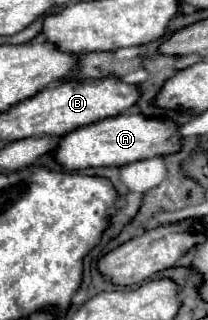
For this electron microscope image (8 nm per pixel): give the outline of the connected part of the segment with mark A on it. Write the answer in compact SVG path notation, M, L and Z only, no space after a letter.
M121 114L75 128L69 134L61 136L53 148L53 158L65 170L83 170L99 166L125 166L129 162L173 154L179 148L181 138L177 136L177 124L145 118L141 114Z

